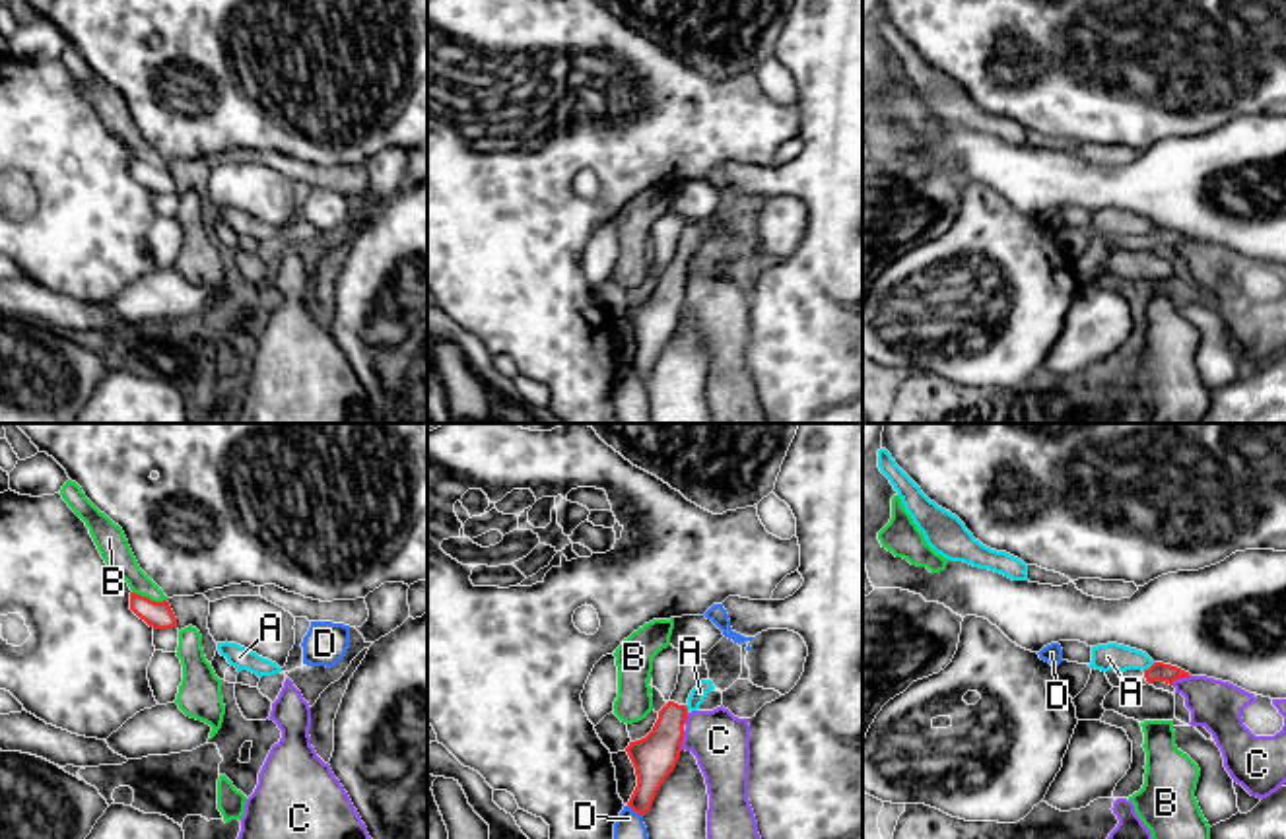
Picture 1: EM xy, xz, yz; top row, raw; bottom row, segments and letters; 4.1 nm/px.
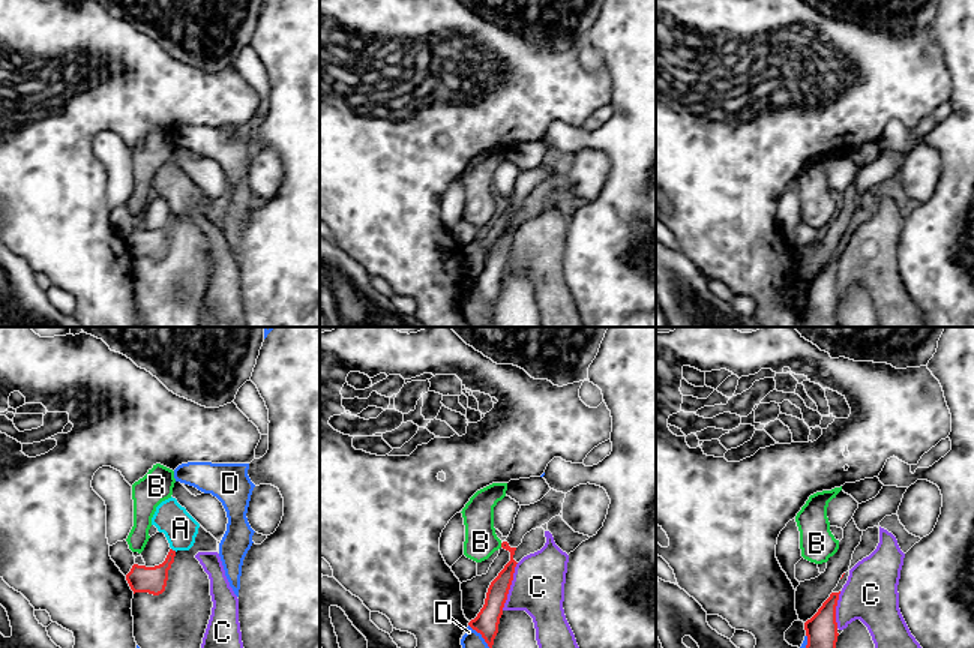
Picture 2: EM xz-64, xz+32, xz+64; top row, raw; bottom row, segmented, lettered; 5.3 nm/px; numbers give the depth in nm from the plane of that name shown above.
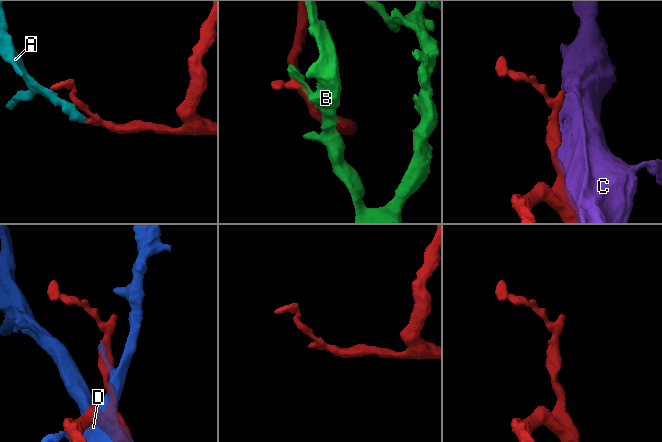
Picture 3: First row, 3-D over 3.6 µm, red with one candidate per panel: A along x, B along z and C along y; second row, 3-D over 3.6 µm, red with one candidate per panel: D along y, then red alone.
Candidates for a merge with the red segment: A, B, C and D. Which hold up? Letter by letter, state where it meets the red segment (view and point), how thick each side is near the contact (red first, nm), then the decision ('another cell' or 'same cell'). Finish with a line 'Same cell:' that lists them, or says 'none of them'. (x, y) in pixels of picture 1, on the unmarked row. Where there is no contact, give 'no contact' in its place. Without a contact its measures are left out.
A: meets red in yz at (1150, 232); 80 nm thick on the red side, 110 nm on the other; another cell
B: meets red in xy at (148, 164); 110 nm thick on the red side, 120 nm on the other; another cell
C: meets red in yz at (1180, 241); 80 nm thick on the red side, 200 nm on the other; another cell
D: meets red in xz at (636, 375); 190 nm thick on the red side, 140 nm on the other; another cell
Same cell: none of them

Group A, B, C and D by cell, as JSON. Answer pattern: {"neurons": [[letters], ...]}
{"neurons": [["A", "C"], ["B"], ["D"]]}

